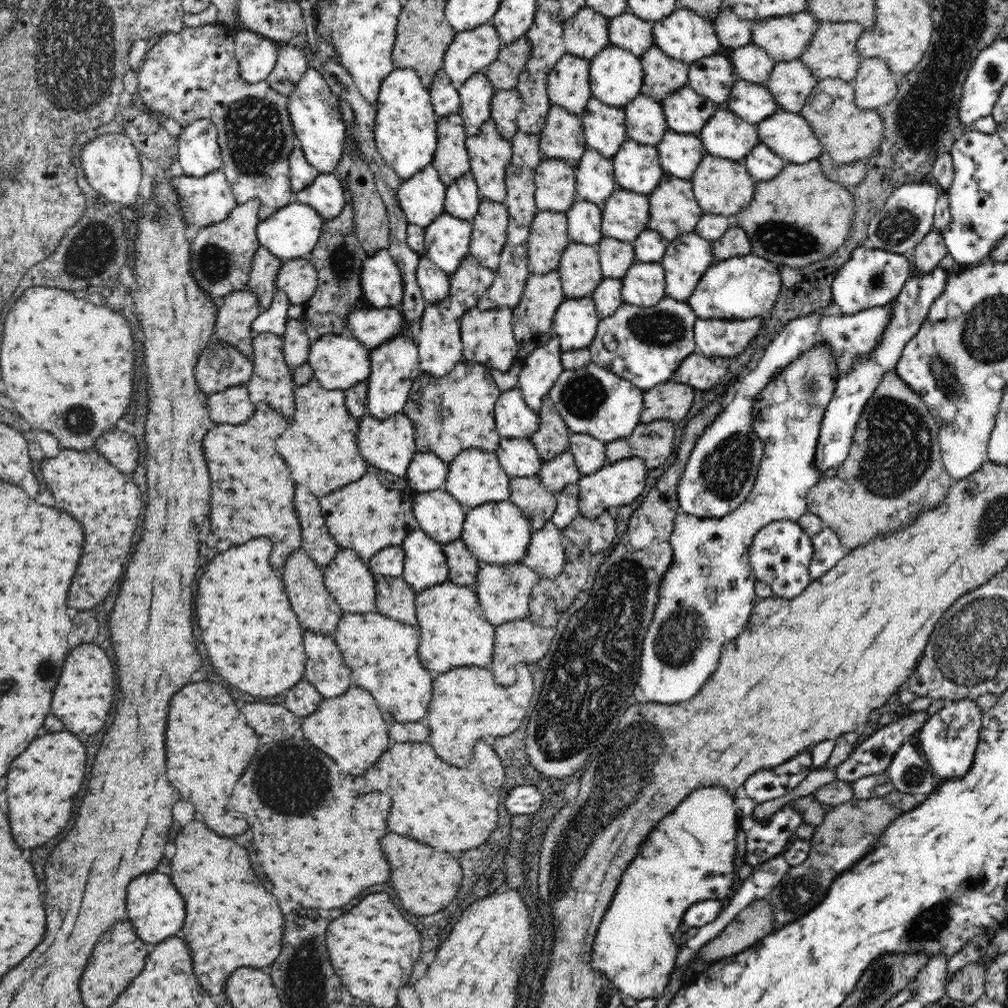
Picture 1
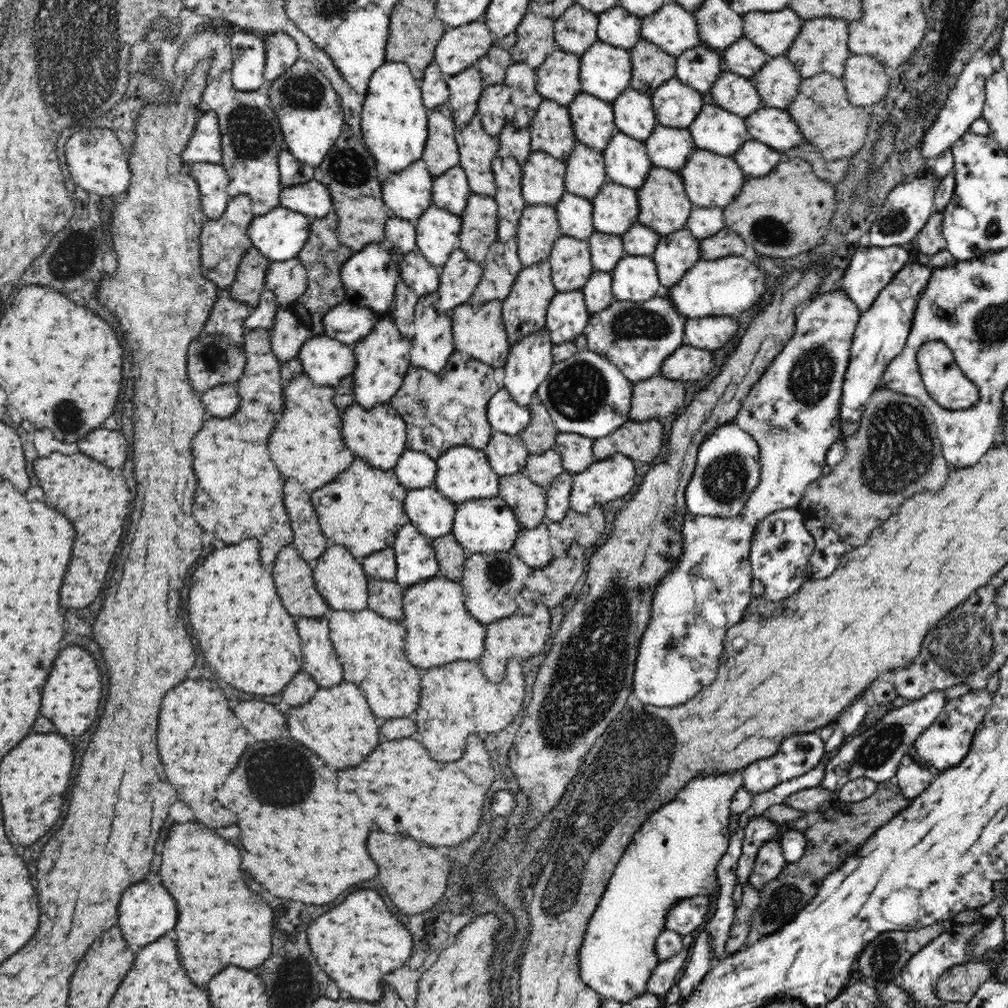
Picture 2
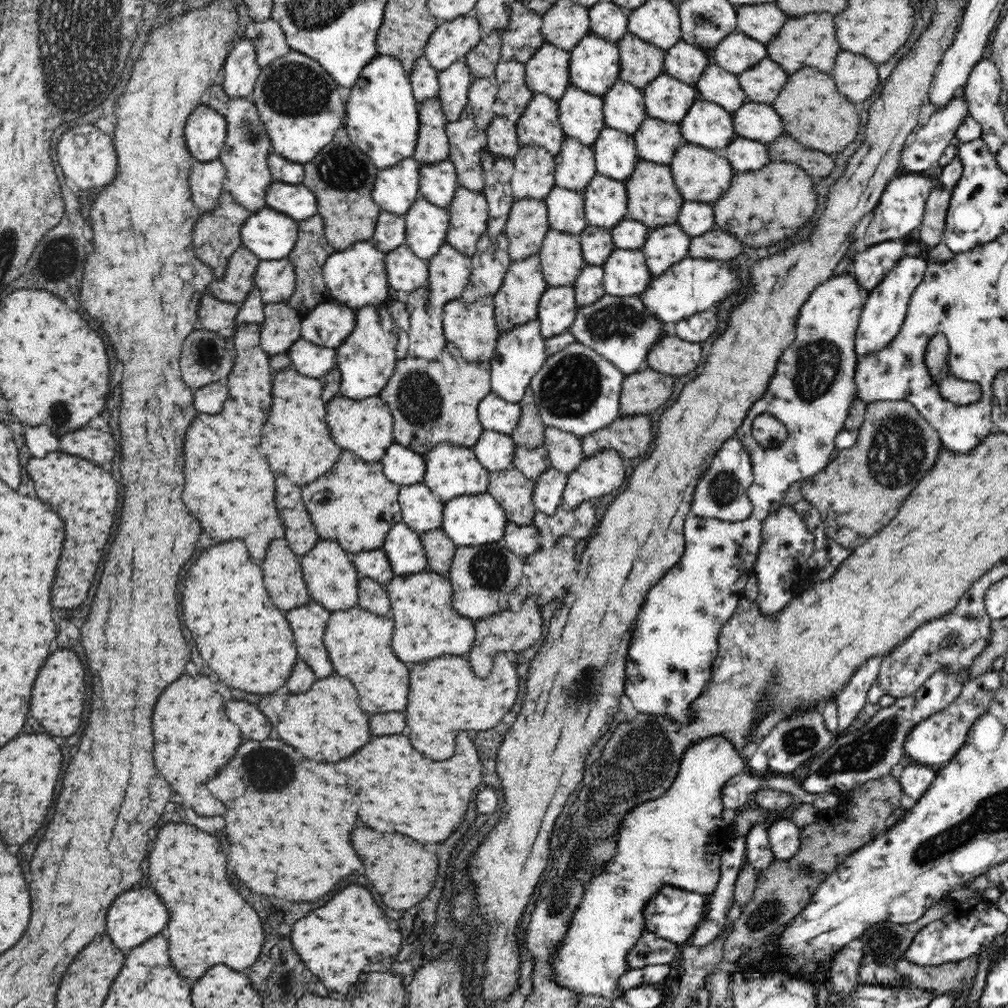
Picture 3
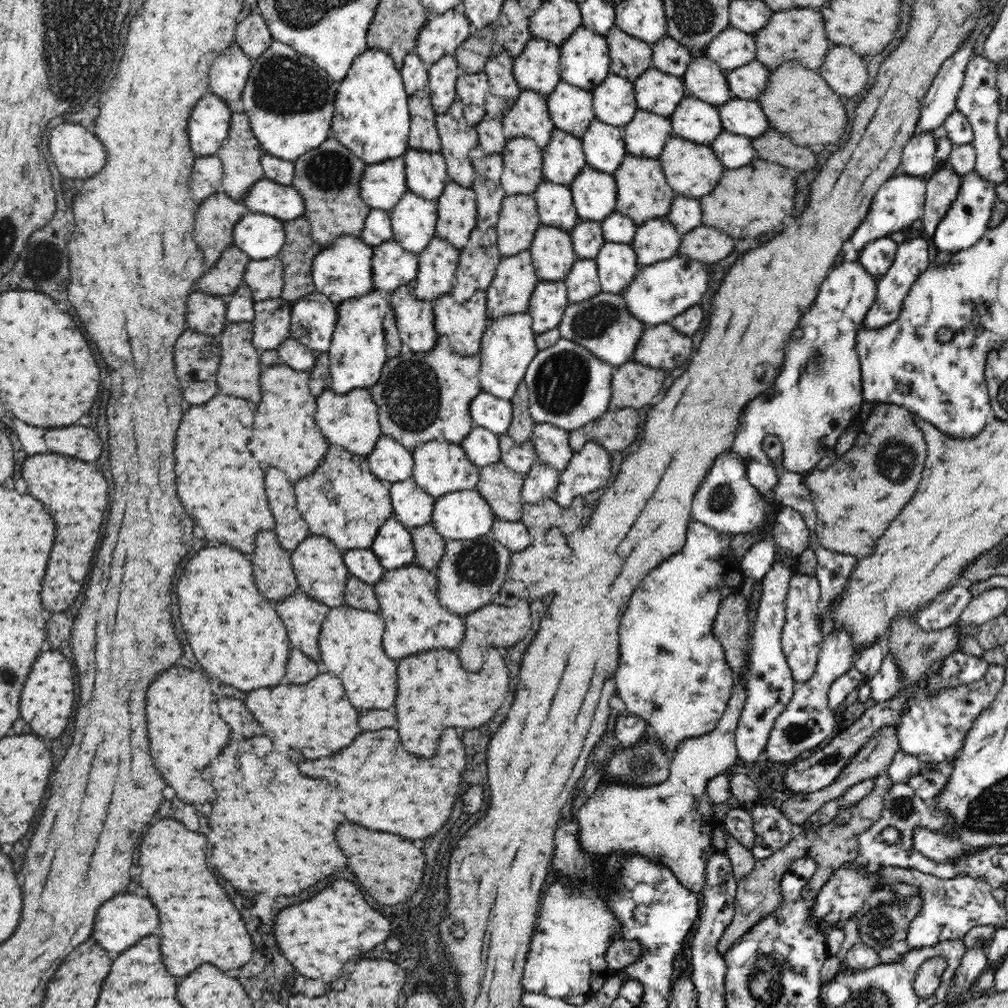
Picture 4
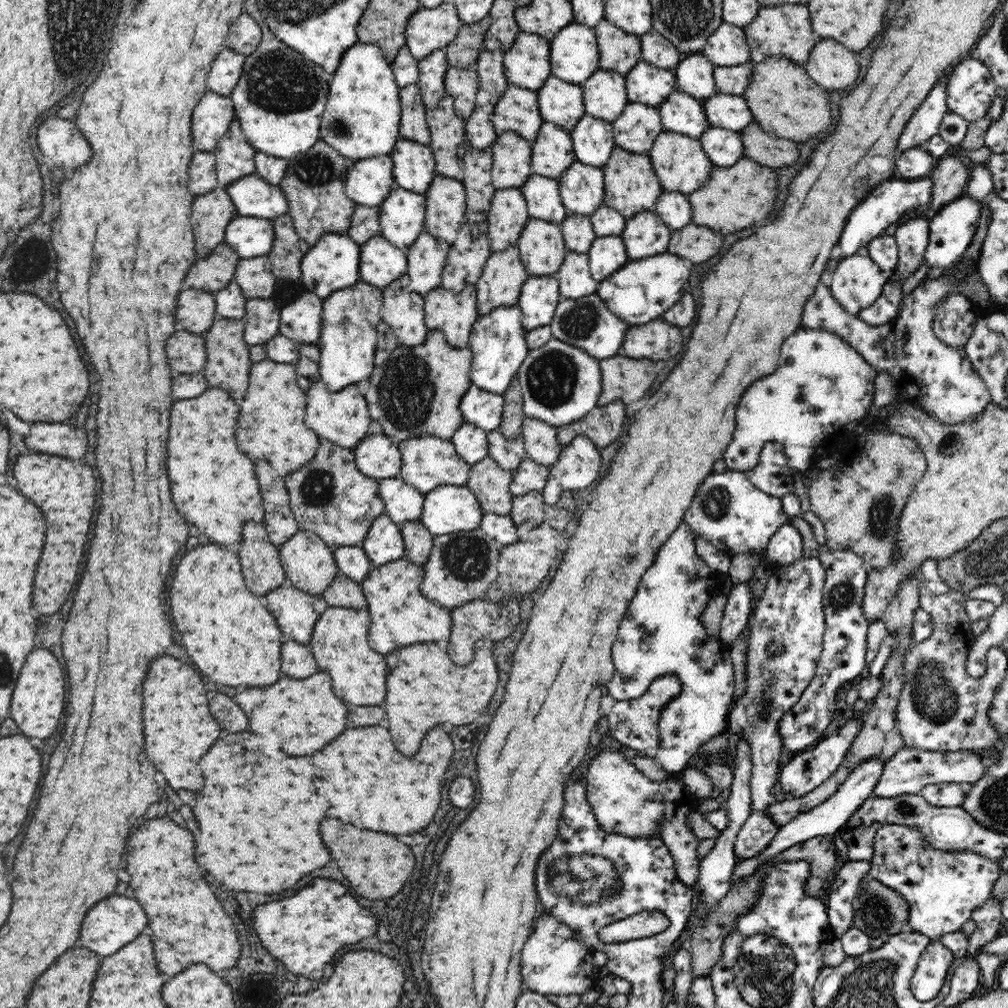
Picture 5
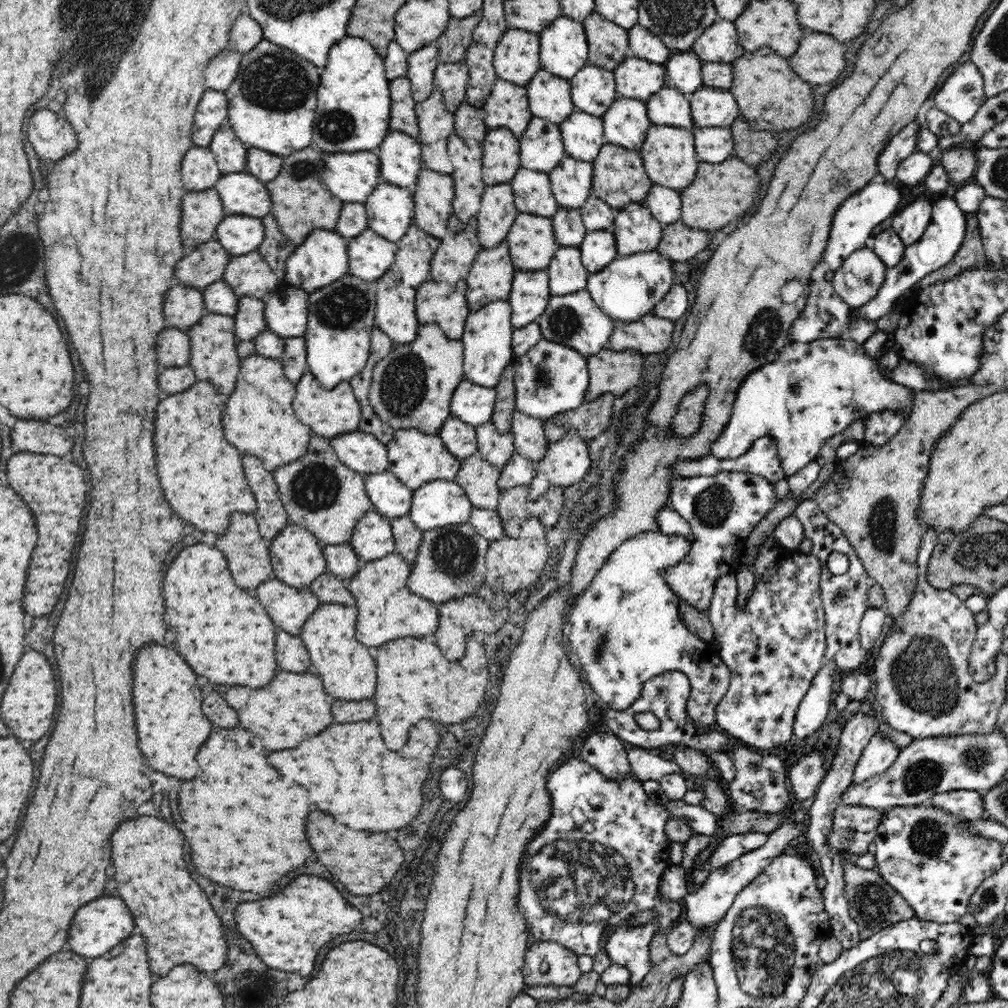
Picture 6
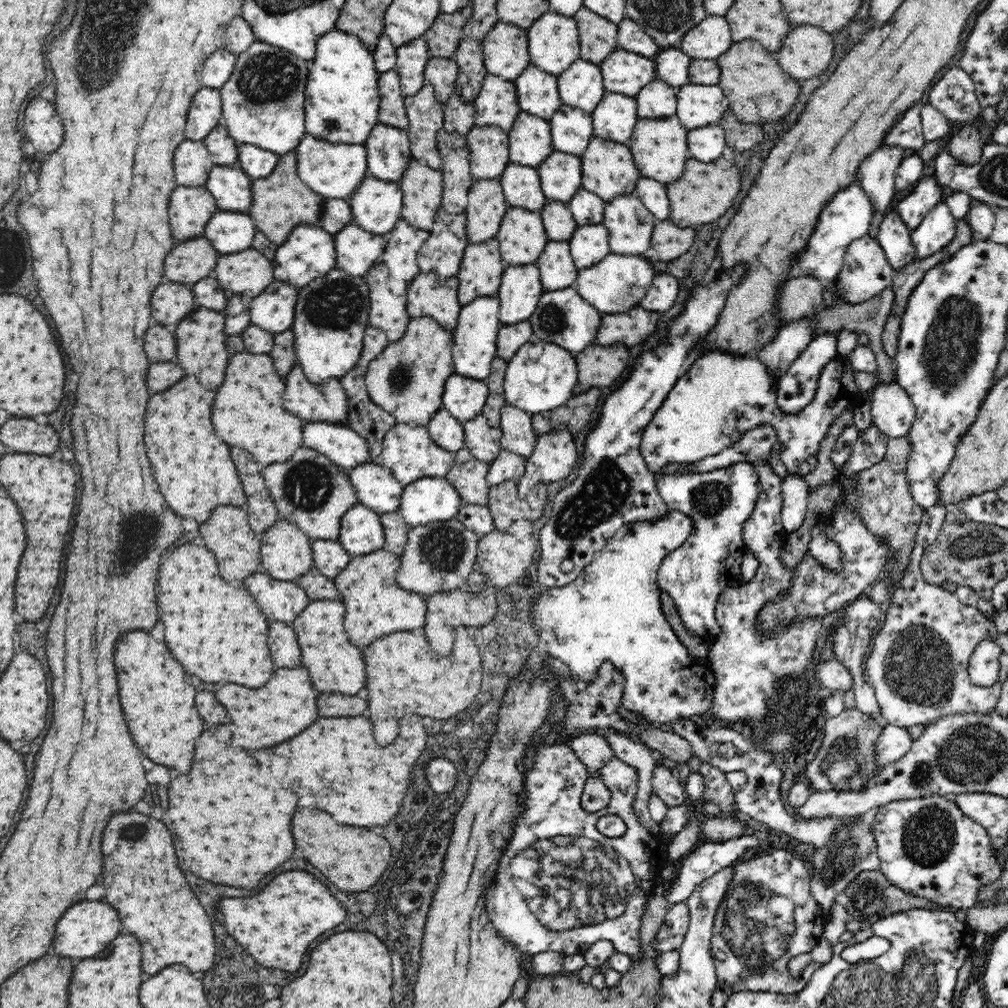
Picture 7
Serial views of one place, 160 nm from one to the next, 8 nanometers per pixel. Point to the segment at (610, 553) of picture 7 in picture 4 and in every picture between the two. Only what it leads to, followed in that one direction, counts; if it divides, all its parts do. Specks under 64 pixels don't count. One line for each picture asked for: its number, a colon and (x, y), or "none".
4: (672, 673)
5: (661, 634)
6: (629, 610)

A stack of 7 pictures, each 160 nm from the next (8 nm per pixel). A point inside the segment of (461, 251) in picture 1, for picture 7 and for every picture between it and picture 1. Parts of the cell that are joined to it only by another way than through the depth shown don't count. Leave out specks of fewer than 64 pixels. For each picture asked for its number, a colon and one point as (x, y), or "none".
2: (437, 232)
3: (427, 224)
4: (414, 219)
5: (402, 215)
6: (390, 209)
7: (376, 205)

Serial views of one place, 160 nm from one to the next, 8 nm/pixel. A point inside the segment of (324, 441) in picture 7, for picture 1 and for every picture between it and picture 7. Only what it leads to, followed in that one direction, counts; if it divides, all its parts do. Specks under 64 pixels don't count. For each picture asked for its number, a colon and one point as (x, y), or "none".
1: (427, 473)
2: (416, 470)
3: (404, 466)
4: (390, 461)
5: (377, 456)
6: (361, 452)

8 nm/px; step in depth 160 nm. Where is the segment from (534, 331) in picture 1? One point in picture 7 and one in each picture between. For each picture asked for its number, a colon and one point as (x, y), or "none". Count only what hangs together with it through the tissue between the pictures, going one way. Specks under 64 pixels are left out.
2: (524, 310)
3: (517, 301)
4: (509, 293)
5: (504, 274)
6: (490, 278)
7: (480, 274)

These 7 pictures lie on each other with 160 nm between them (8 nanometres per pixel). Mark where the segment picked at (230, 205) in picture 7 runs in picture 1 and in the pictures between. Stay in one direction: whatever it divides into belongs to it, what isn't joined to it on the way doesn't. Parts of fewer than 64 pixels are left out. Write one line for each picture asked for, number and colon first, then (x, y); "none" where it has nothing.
1: (327, 194)
2: (312, 198)
3: (297, 201)
4: (284, 202)
5: (253, 196)
6: (242, 193)

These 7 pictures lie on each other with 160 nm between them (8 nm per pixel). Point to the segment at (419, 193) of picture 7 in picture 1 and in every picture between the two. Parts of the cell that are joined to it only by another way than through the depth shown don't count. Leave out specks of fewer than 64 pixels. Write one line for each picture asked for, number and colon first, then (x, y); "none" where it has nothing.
1: (489, 228)
2: (479, 230)
3: (469, 211)
4: (457, 206)
5: (446, 198)
6: (434, 193)

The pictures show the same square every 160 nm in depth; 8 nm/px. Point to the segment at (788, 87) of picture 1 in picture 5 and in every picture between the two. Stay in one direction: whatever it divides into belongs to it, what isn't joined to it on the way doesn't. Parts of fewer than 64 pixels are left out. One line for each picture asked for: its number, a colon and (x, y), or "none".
2: (778, 82)
3: (763, 83)
4: (749, 82)
5: (734, 80)

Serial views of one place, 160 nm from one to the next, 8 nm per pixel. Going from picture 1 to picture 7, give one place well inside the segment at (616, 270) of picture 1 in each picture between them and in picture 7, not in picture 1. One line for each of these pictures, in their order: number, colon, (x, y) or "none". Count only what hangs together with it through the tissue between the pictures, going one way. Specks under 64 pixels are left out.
2: (606, 250)
3: (596, 244)
4: (587, 237)
5: (578, 232)
6: (569, 229)
7: (560, 224)

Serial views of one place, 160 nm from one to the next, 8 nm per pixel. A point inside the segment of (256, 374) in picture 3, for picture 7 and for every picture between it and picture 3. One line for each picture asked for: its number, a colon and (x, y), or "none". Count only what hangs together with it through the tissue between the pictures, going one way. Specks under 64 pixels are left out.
4: (239, 372)
5: (228, 364)
6: (214, 357)
7: (201, 340)

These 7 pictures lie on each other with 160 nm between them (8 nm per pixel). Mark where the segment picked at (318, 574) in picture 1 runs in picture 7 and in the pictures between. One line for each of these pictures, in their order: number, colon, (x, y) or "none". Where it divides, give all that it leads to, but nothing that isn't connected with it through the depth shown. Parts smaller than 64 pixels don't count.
2: (294, 579)
3: (283, 575)
4: (275, 576)
5: (263, 572)
6: (249, 558)
7: (227, 533)

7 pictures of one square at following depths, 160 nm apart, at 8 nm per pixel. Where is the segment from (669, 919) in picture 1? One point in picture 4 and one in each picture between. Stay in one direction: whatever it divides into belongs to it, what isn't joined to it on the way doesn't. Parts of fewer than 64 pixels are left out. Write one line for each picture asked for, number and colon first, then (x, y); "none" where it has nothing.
2: (675, 854)
3: (678, 839)
4: (672, 823)

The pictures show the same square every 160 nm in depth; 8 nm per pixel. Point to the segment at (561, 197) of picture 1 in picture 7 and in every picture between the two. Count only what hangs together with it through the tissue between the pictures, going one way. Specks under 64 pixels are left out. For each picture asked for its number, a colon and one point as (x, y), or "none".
2: (543, 181)
3: (533, 177)
4: (523, 159)
5: (512, 154)
6: (501, 149)
7: (489, 145)

